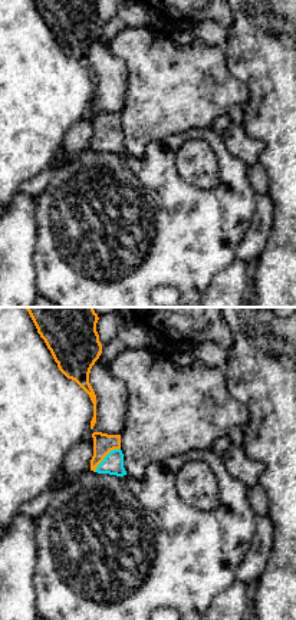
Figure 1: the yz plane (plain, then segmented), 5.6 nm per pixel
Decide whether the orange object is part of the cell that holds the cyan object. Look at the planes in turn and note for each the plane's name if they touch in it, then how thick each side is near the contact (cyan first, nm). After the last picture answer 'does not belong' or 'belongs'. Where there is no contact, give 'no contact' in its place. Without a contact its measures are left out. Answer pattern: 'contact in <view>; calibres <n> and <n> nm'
contact in yz; calibres 120 and 110 nm

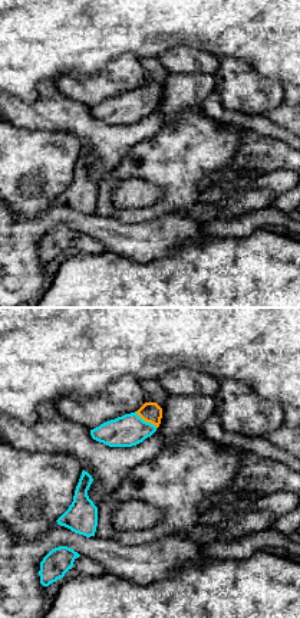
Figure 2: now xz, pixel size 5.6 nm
contact in xz; calibres 180 and 110 nm

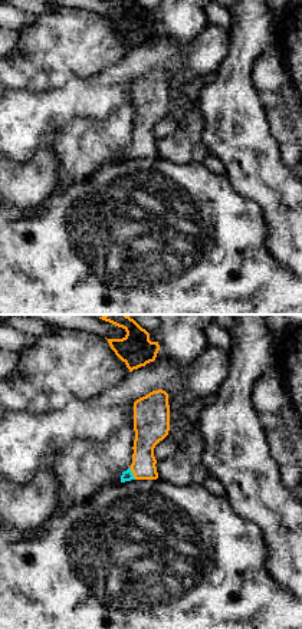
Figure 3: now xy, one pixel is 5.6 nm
contact in xy; calibres 60 and 160 nm

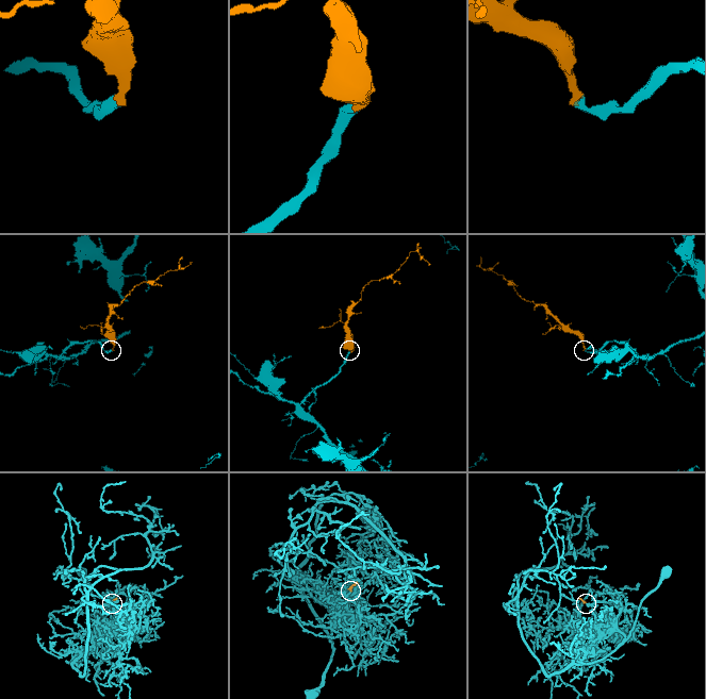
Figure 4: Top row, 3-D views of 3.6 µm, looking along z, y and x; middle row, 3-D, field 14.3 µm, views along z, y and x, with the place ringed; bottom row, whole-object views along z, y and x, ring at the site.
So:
belongs

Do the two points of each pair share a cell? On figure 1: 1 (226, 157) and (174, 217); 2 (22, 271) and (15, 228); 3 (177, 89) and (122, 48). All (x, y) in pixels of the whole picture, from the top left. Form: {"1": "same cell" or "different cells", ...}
{"1": "same cell", "2": "same cell", "3": "same cell"}

